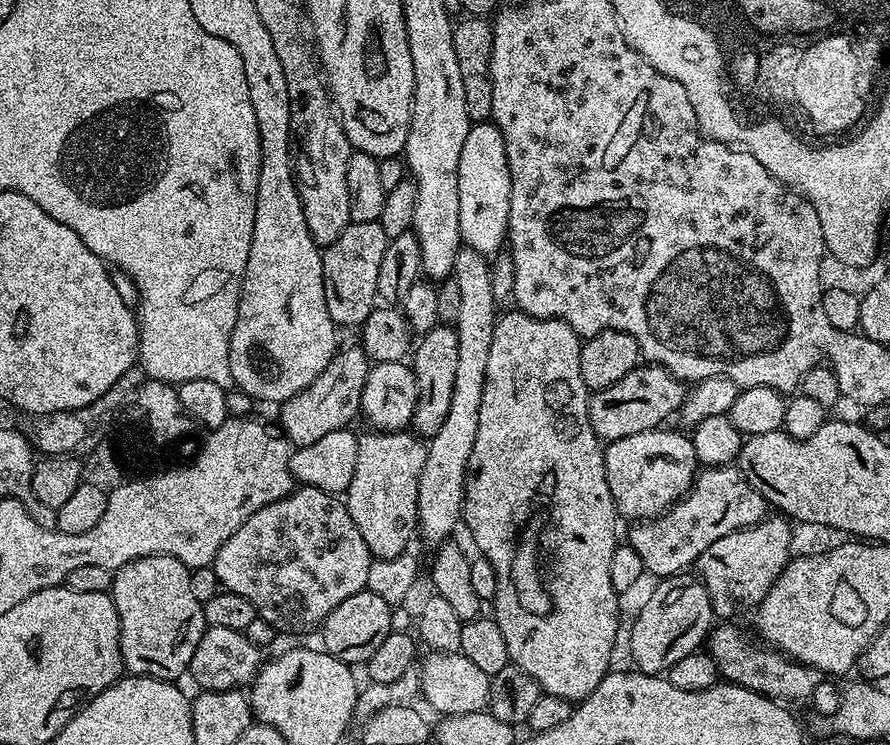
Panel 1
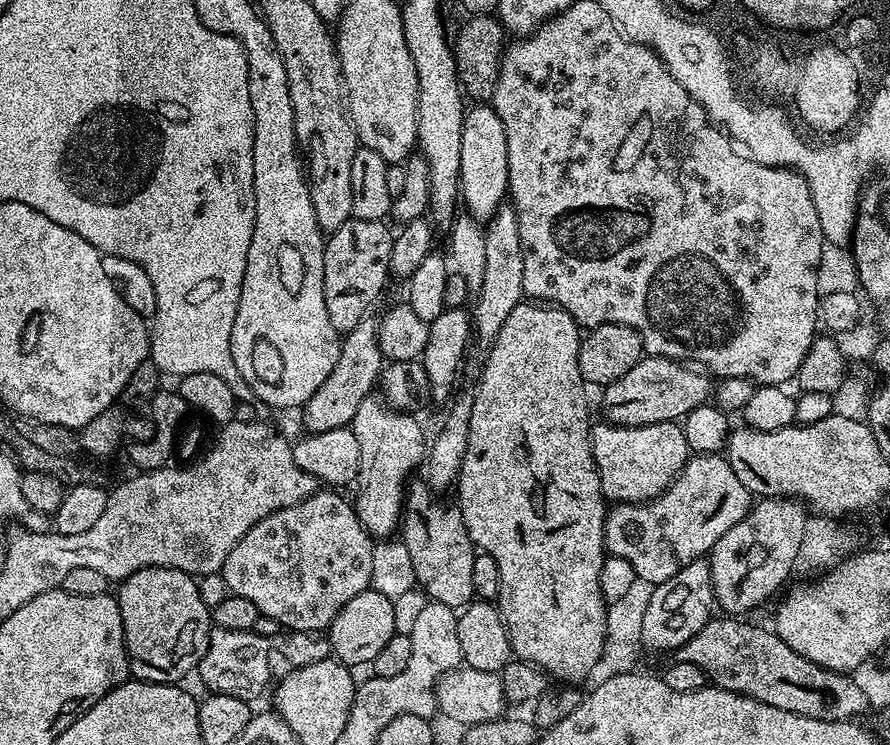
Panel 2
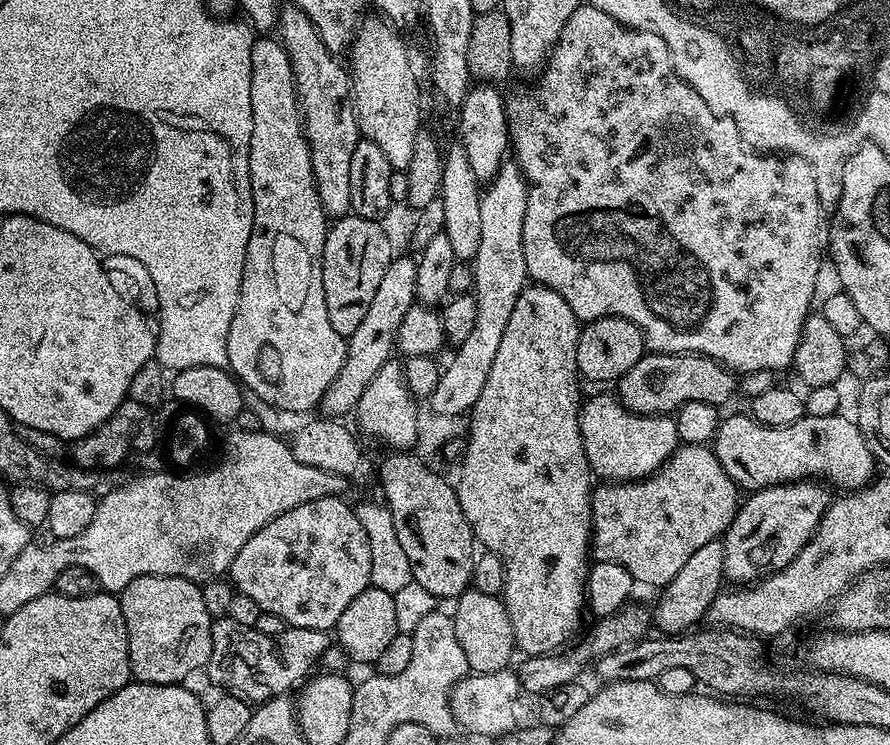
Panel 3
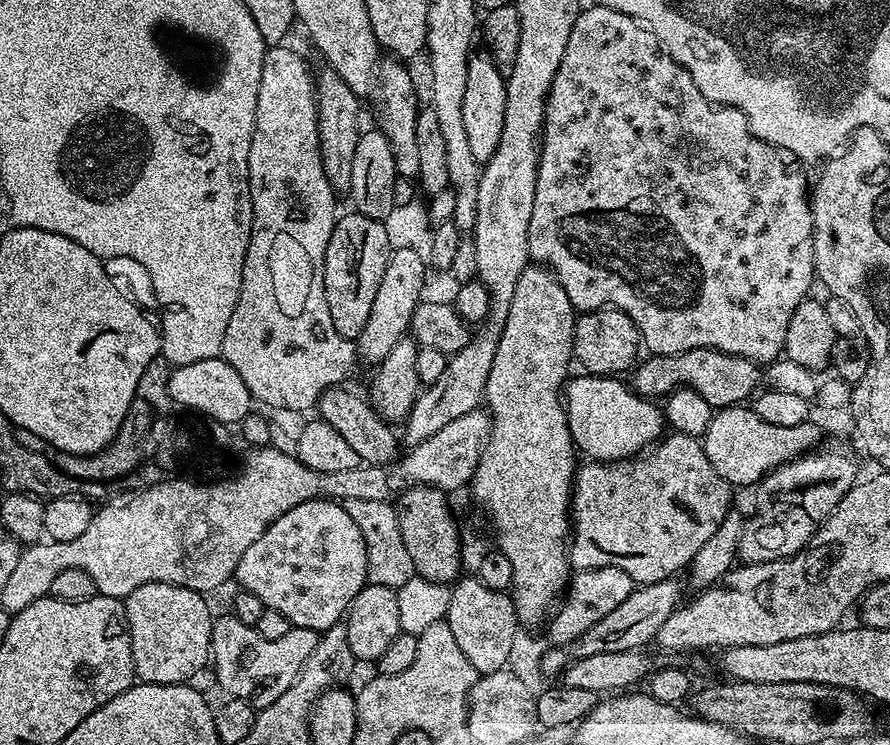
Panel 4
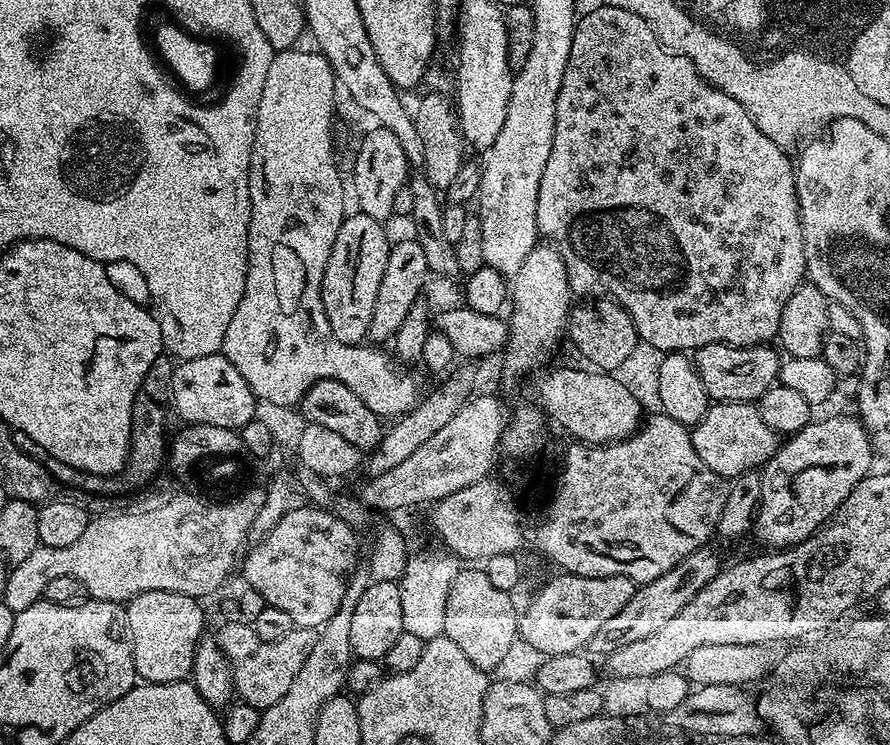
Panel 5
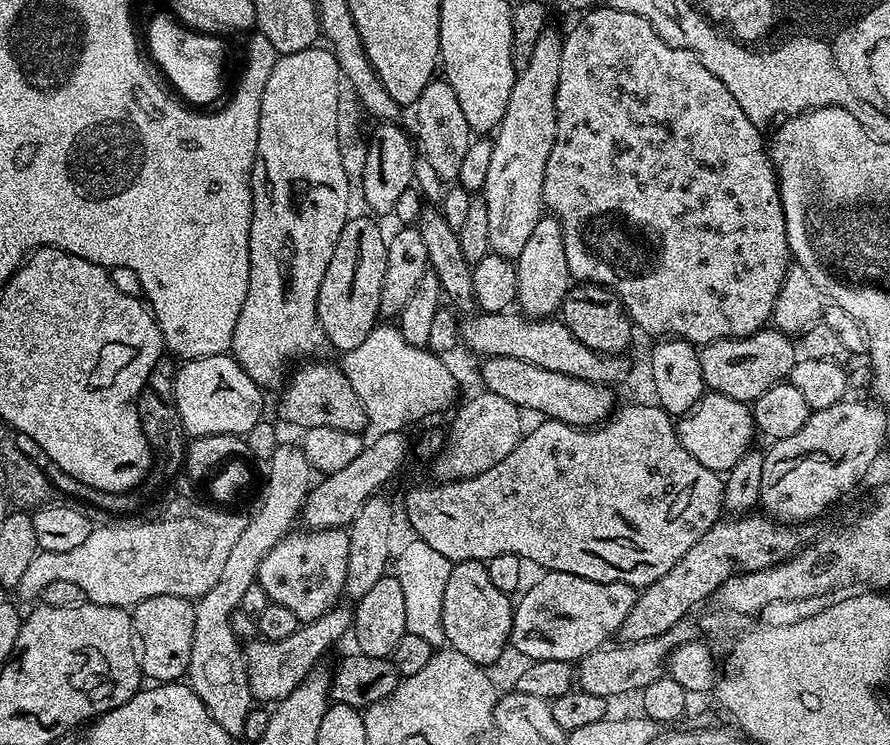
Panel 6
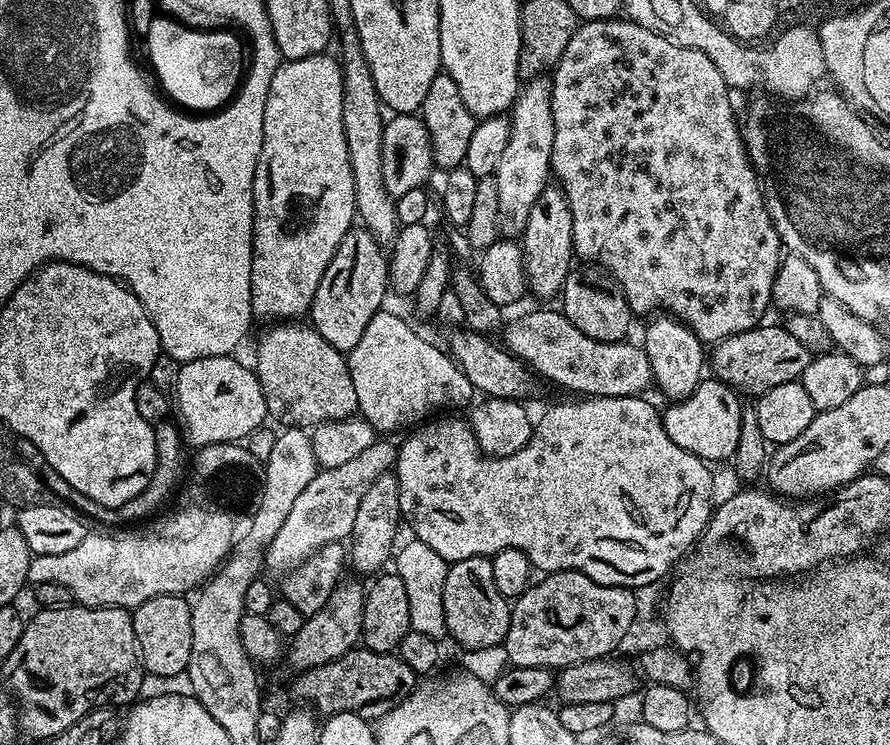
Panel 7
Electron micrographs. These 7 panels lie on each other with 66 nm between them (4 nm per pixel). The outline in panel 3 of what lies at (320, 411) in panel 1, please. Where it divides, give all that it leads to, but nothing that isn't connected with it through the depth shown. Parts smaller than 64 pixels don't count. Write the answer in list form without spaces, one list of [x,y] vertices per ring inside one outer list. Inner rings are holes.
[[[406,254],[397,255],[390,262],[390,266],[386,266],[386,274],[382,274],[382,282],[378,286],[378,291],[374,293],[374,299],[371,300],[370,307],[367,308],[365,316],[362,317],[358,330],[354,330],[354,334],[347,337],[348,353],[346,354],[346,362],[342,366],[342,370],[338,370],[338,378],[334,378],[334,382],[330,382],[326,394],[320,399],[318,405],[319,411],[324,411],[321,413],[325,417],[344,418],[347,412],[349,415],[355,409],[358,398],[362,398],[362,390],[366,390],[366,386],[370,386],[370,378],[374,378],[374,374],[378,374],[378,370],[382,370],[384,363],[393,359],[398,326],[402,326],[402,318],[406,318],[410,306],[417,303],[416,260],[413,257],[402,255]]]

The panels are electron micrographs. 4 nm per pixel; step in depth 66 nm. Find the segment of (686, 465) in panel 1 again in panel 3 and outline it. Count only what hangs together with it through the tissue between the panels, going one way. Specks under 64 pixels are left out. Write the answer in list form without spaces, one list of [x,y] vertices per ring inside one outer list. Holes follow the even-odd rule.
[[[615,395],[592,396],[580,406],[580,433],[588,466],[601,481],[631,482],[656,475],[680,444],[671,415],[643,416],[631,412]]]

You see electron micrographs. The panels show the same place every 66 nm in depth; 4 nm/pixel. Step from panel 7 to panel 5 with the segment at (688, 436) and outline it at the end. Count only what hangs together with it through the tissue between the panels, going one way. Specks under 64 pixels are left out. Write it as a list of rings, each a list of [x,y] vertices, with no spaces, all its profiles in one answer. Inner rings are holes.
[[[719,402],[709,403],[702,422],[691,429],[692,445],[698,450],[698,458],[714,470],[714,474],[731,478],[751,472],[763,466],[778,447],[778,433],[770,430],[766,422],[758,414],[755,403],[752,402]]]

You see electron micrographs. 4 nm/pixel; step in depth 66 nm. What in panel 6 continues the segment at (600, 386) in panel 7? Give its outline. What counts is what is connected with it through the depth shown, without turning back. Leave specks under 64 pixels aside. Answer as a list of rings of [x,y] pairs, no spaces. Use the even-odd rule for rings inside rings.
[[[515,311],[486,312],[465,319],[460,325],[460,339],[463,347],[477,352],[480,358],[505,356],[542,366],[542,370],[554,370],[558,374],[570,374],[586,382],[616,386],[619,380],[628,376],[628,364],[623,355],[603,356],[600,352],[582,346],[578,338],[556,318],[529,318]]]

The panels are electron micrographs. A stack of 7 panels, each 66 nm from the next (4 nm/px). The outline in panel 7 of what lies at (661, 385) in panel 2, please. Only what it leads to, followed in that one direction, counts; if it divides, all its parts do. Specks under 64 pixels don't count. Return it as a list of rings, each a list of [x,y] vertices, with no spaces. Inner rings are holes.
[[[761,323],[759,326],[728,336],[719,341],[710,352],[710,368],[715,379],[728,385],[737,393],[749,392],[752,398],[758,398],[766,390],[774,390],[774,386],[782,386],[791,380],[799,381],[806,370],[810,353],[802,342],[787,332],[779,323]]]

